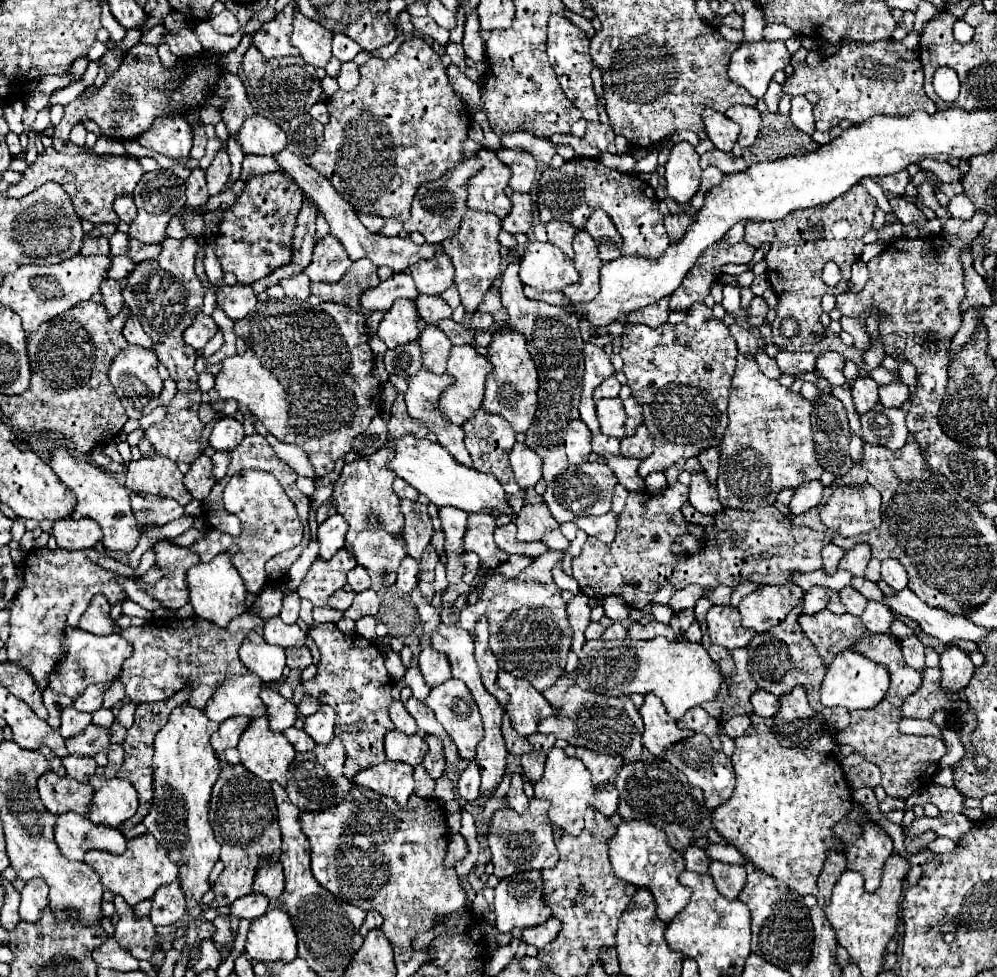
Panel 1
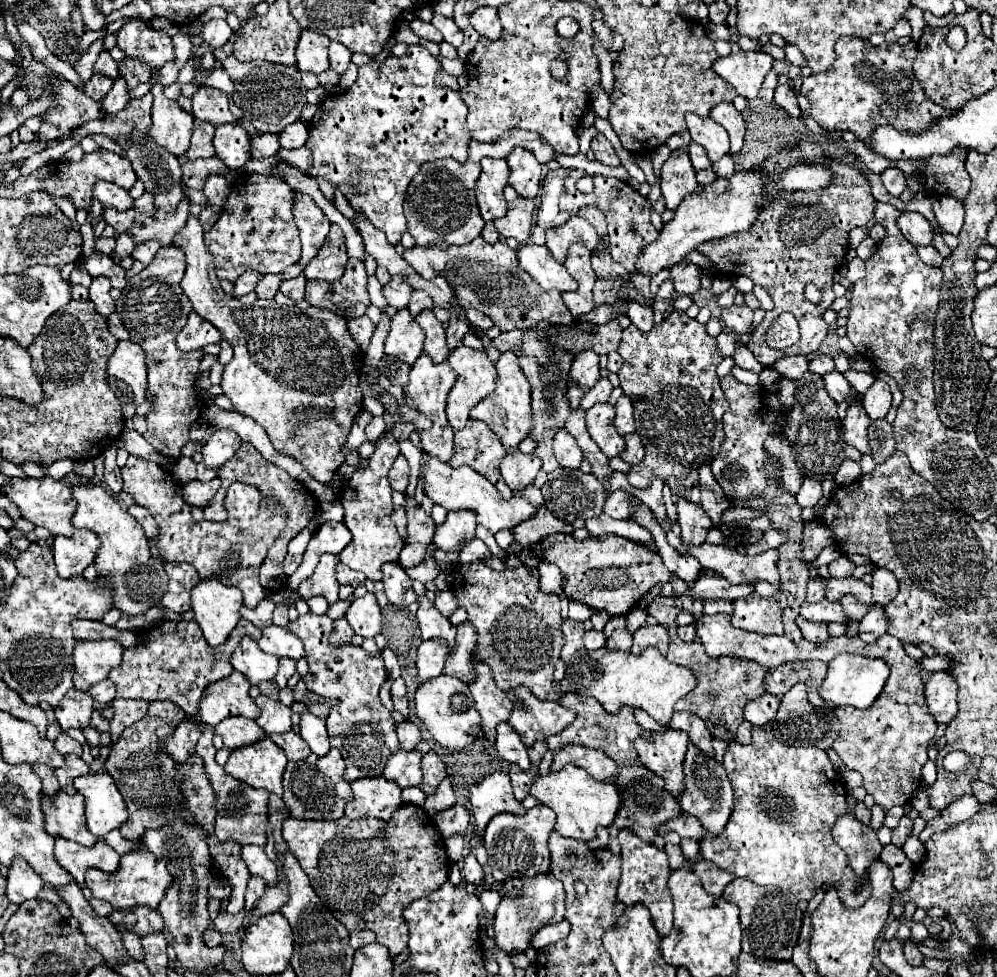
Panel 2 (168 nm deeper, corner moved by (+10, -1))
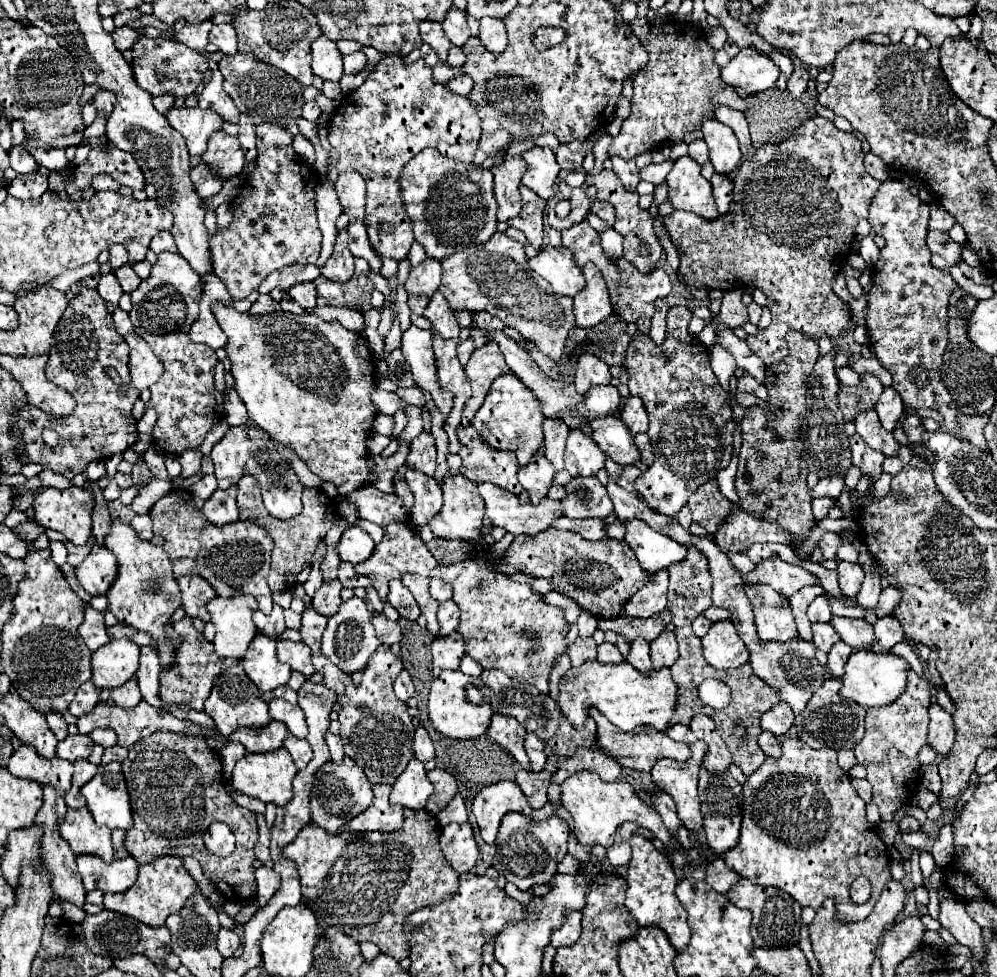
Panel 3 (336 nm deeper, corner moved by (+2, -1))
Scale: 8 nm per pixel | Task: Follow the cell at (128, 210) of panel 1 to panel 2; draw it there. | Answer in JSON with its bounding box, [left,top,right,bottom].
[93,181,133,211]

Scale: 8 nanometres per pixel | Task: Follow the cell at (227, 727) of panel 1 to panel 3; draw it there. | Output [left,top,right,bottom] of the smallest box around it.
[229,721,289,753]

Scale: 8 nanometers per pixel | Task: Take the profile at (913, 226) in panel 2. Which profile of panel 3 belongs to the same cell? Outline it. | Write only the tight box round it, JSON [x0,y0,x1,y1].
[927,231,961,271]

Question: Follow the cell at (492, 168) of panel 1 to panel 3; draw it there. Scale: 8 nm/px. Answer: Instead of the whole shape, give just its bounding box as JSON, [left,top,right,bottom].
[491,157,525,221]

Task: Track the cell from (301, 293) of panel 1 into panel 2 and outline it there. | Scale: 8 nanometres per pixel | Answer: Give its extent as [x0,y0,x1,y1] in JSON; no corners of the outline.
[281,275,305,301]

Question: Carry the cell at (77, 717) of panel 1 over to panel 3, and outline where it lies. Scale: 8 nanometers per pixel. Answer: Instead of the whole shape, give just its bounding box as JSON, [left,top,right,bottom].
[69,681,101,719]

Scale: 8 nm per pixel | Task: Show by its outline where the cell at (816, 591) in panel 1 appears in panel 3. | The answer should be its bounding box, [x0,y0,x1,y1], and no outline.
[831,617,873,649]

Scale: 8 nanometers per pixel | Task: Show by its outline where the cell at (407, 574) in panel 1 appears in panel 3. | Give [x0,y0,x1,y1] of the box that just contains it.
[389,579,419,619]

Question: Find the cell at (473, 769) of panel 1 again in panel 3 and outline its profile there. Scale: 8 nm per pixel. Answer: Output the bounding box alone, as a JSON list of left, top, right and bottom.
[441,823,479,873]

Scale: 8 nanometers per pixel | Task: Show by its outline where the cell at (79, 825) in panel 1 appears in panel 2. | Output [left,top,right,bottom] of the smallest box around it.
[55,839,121,887]

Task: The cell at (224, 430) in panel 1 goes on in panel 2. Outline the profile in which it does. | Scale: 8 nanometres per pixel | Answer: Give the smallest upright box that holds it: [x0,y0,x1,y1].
[201,429,241,469]

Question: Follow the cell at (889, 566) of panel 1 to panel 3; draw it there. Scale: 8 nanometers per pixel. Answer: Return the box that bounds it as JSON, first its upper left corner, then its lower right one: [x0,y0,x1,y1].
[875,585,901,617]

